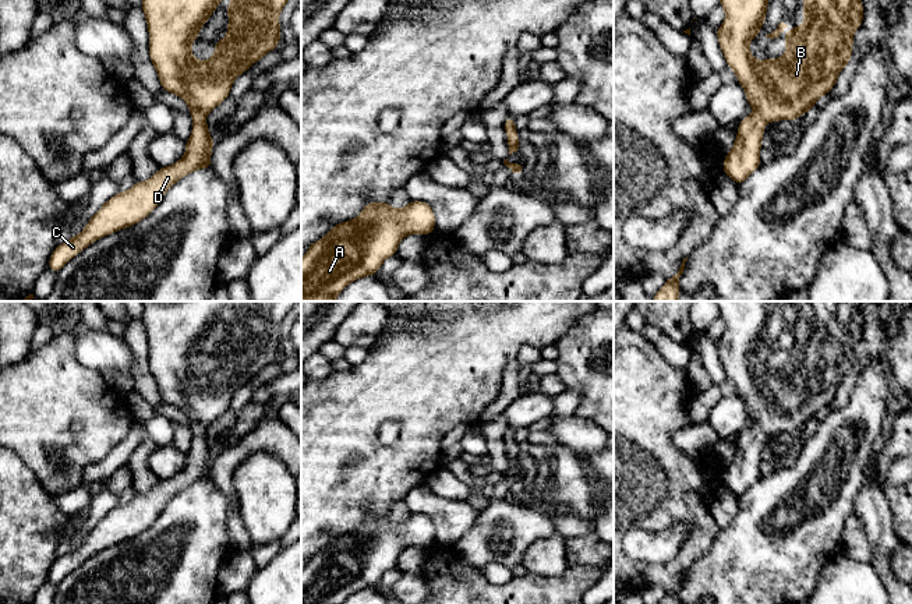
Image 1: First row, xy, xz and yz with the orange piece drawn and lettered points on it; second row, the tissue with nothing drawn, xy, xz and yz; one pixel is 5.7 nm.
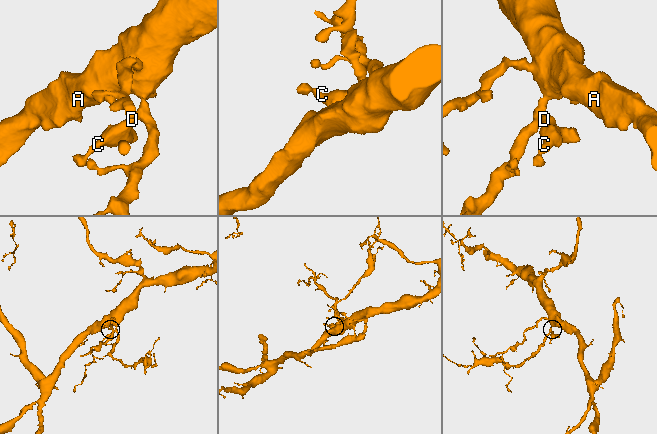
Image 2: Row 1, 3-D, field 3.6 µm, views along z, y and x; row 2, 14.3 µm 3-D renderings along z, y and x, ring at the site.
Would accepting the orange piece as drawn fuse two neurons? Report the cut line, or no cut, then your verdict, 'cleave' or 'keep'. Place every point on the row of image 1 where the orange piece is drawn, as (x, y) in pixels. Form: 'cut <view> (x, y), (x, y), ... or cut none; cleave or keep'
cut none; keep

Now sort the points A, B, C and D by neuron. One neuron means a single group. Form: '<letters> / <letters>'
A B C D

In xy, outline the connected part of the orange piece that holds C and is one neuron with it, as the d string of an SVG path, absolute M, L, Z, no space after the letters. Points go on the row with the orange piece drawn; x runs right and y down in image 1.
M142 0L141 8L149 31L149 59L156 68L162 89L180 96L194 119L184 156L172 166L160 167L149 180L137 181L130 190L107 199L88 220L85 229L66 243L57 244L47 269L59 272L78 252L107 234L130 227L145 219L162 201L167 190L184 176L212 167L211 153L215 139L209 135L205 117L229 98L234 80L276 49L280 40L279 15L289 0L233 0L227 3L227 33L215 42L215 54L209 60L197 60L191 45L199 29L219 7L220 0Z

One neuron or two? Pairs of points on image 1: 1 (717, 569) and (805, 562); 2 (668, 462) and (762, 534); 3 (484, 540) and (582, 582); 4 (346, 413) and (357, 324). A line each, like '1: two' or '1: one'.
1: one
2: two
3: two
4: two

